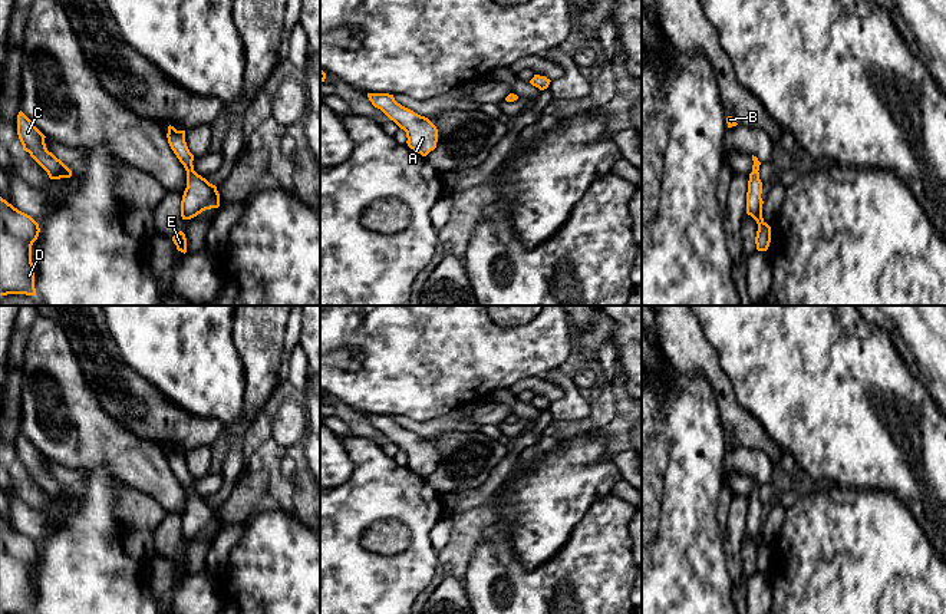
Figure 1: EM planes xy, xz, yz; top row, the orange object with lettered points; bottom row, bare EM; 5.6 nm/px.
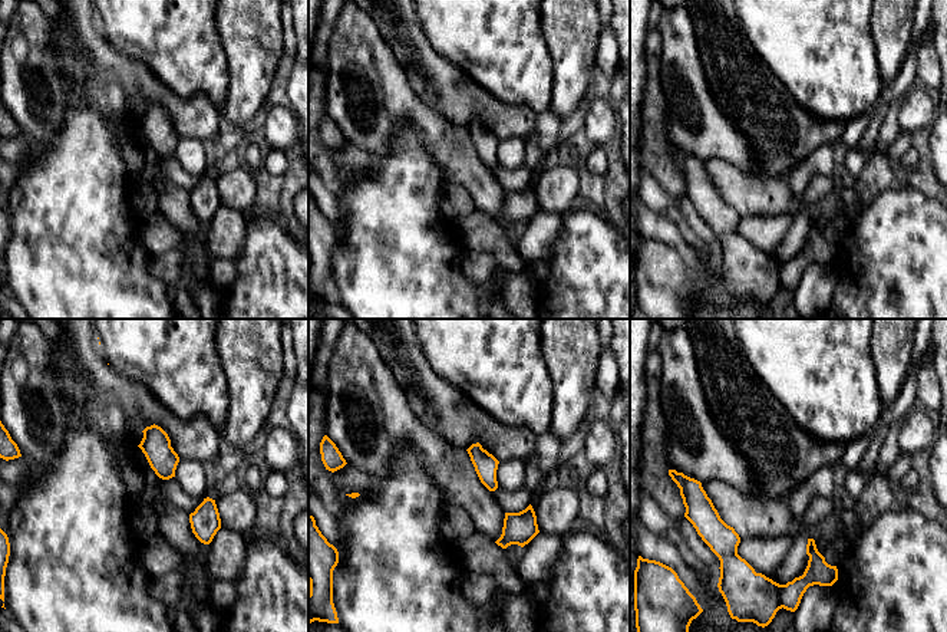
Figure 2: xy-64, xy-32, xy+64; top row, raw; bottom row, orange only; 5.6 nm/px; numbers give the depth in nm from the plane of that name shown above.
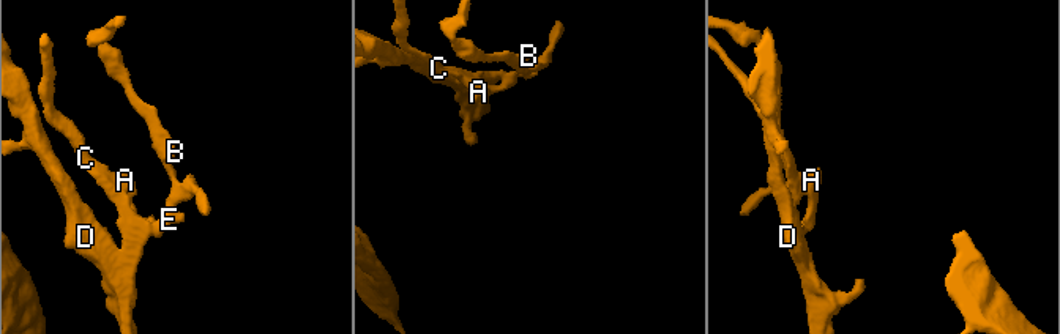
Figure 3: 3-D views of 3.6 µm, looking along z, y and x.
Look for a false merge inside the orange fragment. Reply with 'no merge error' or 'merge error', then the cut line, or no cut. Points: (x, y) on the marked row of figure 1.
merge error; cut xy (193, 169), (187, 172)

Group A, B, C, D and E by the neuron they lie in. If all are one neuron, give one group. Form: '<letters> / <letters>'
A C D E / B

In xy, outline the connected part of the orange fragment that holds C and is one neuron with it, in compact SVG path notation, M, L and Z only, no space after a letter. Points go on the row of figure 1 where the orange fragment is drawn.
M20 110L17 115L17 135L23 145L23 151L47 172L50 179L70 178L72 171L47 151L45 135L32 123L32 121Z

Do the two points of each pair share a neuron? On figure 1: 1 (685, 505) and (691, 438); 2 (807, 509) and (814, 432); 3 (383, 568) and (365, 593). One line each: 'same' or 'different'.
1: same
2: different
3: same

